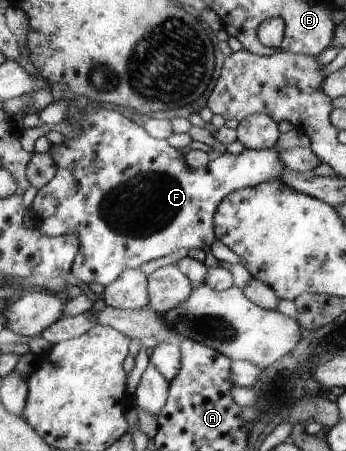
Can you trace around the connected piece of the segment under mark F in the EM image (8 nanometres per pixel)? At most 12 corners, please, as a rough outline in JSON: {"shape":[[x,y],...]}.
{"shape":[[71,108],[34,229],[77,234],[105,287],[211,248],[230,193],[280,181],[276,146],[190,167],[120,112]]}

